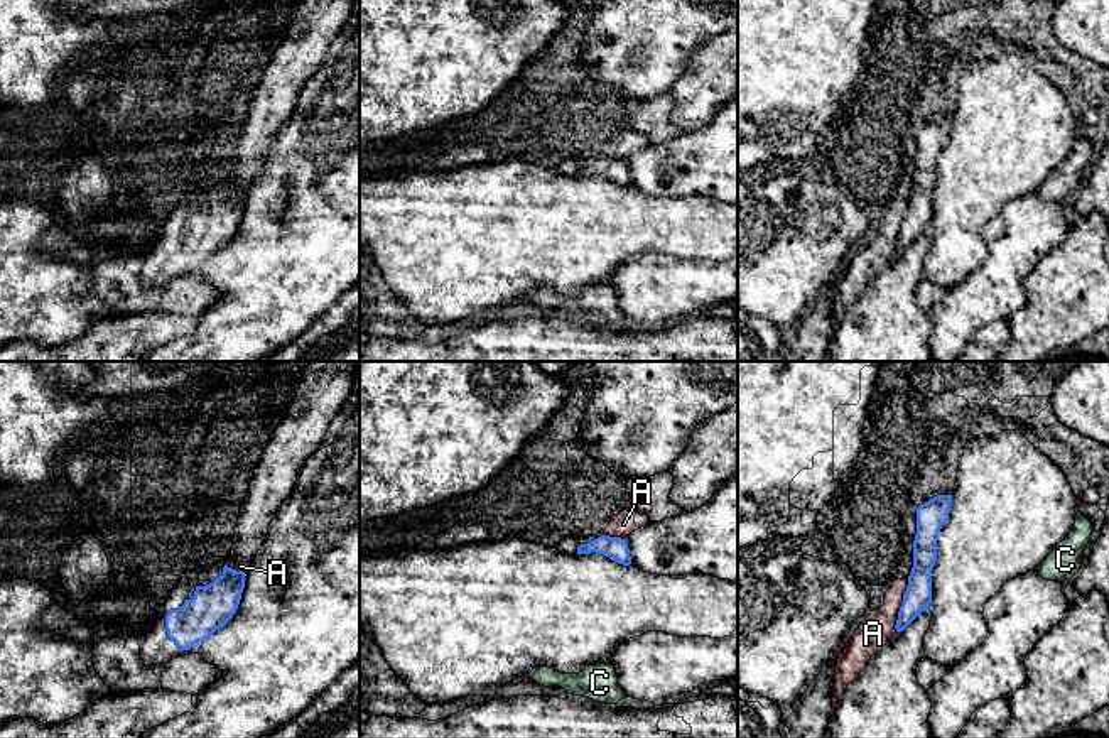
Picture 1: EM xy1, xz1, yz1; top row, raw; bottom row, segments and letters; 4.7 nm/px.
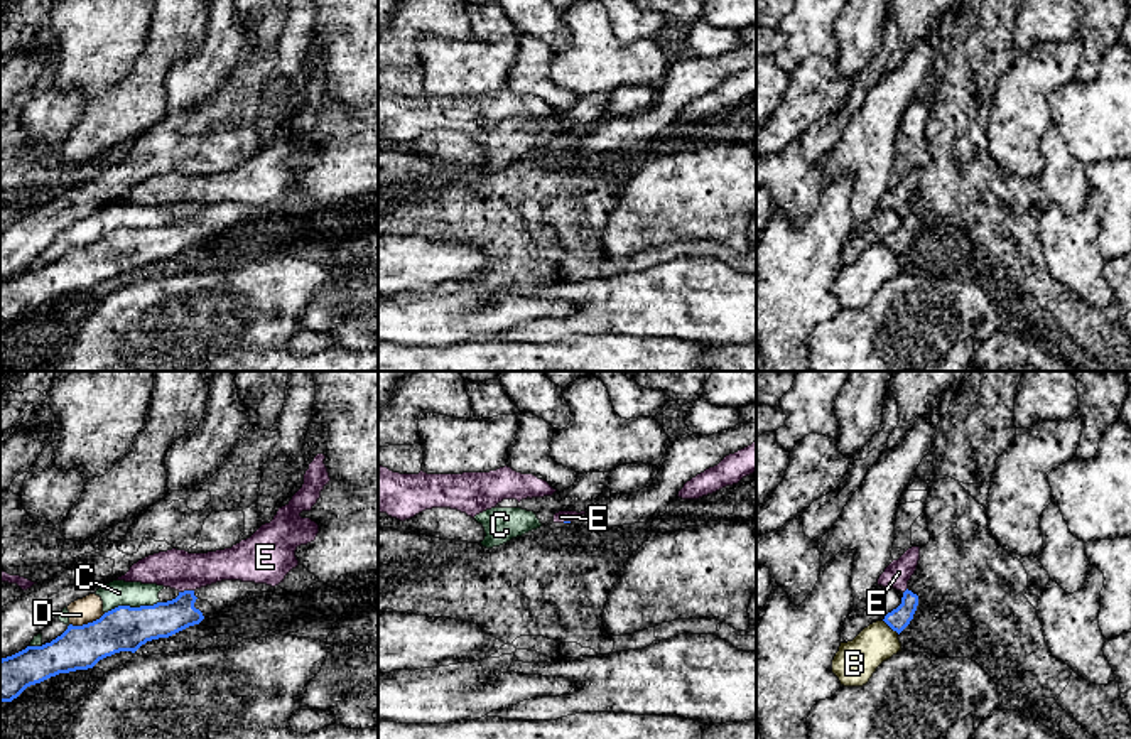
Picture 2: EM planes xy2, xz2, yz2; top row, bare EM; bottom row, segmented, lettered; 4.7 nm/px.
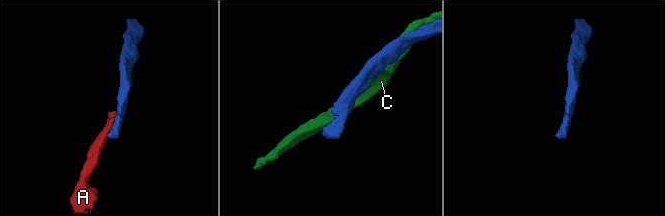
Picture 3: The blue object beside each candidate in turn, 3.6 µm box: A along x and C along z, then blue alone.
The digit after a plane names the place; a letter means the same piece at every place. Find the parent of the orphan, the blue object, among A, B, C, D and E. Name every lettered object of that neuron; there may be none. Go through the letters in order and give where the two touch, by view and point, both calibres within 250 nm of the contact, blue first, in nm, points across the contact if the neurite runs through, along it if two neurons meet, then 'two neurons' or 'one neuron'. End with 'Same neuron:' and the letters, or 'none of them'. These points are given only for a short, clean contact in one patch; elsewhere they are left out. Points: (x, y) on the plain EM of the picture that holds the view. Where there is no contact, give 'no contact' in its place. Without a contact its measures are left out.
A: contact yz1 (898, 235); calibres 130 and 160 nm; border yz1 (903, 217), (895, 252); two neurons
B: contact yz2 (892, 250); calibres 100 and 200 nm; two neurons
C: contact xy2 (132, 230); calibres 220 and 130 nm; two neurons
D: contact xy2 (88, 245); calibres 220 and 120 nm; border xy2 (105, 235), (91, 243), (70, 247); two neurons
E: contact xy2 (186, 213); calibres 170 and 190 nm; border xy2 (193, 211), (179, 215); two neurons
Same neuron: none of them

